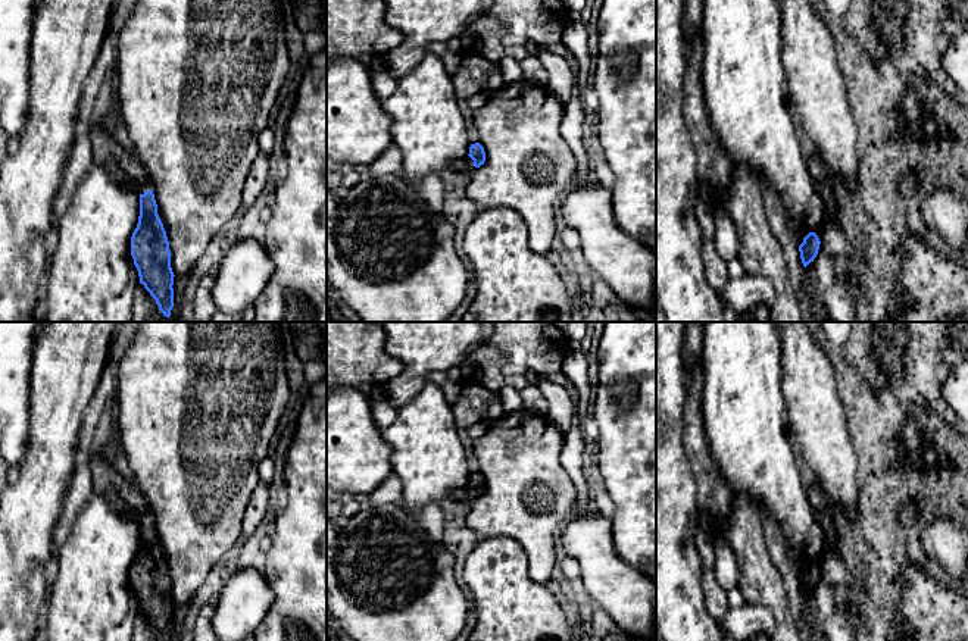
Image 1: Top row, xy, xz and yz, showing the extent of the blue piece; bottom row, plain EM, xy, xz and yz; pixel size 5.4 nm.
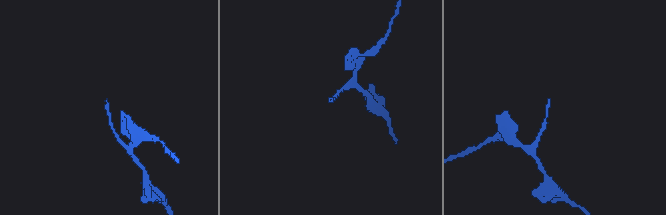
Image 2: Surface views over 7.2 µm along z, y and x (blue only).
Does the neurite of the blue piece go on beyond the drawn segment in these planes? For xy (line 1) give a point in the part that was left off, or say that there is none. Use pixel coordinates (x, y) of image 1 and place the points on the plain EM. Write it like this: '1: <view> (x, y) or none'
1: xy (106, 480)

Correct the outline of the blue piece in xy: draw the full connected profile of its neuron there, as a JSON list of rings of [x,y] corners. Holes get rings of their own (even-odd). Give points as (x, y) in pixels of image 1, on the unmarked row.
[[[103,454],[88,459],[94,493],[104,495],[115,507],[129,510],[140,522],[140,545],[131,566],[131,585],[140,613],[156,629],[160,641],[174,637],[174,601],[169,570],[157,544],[150,506],[137,485],[127,481]]]

